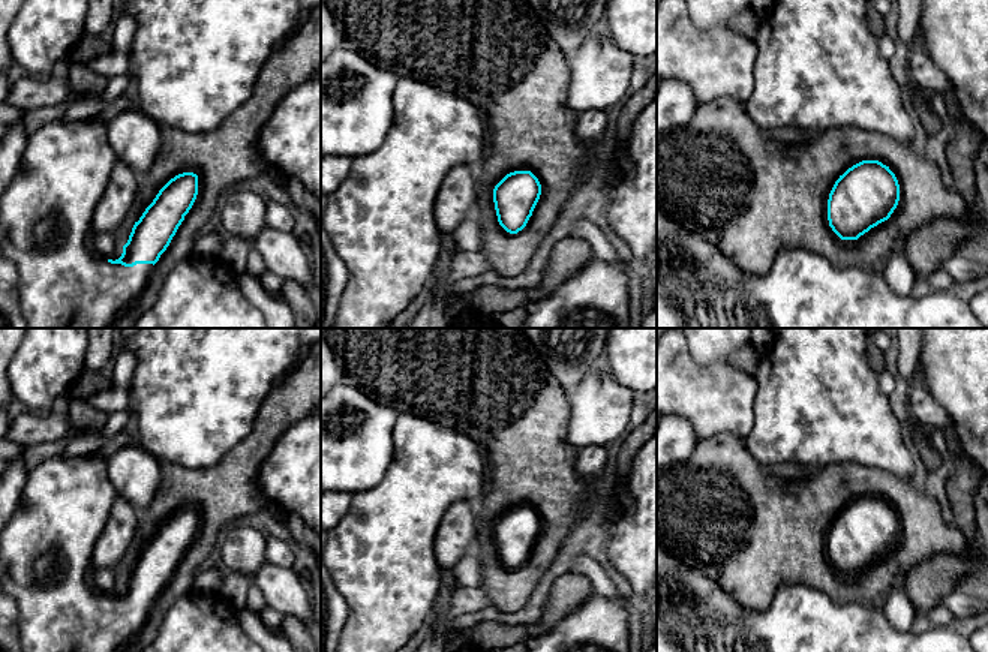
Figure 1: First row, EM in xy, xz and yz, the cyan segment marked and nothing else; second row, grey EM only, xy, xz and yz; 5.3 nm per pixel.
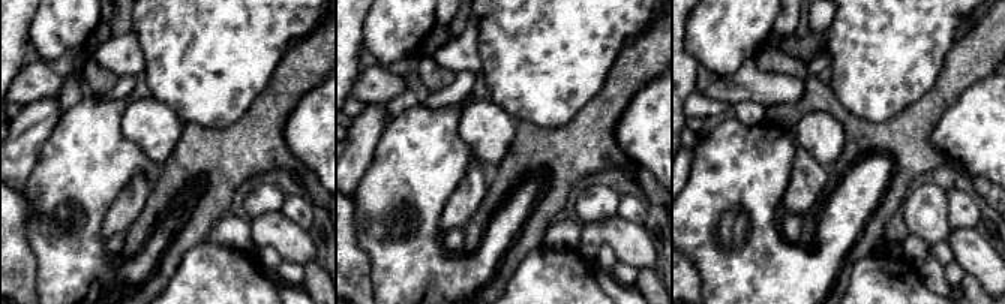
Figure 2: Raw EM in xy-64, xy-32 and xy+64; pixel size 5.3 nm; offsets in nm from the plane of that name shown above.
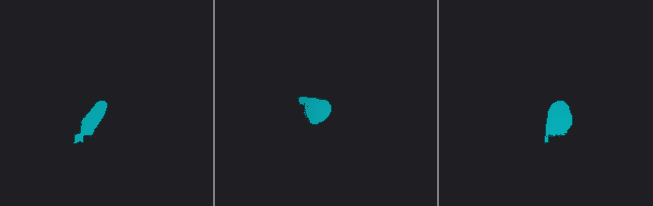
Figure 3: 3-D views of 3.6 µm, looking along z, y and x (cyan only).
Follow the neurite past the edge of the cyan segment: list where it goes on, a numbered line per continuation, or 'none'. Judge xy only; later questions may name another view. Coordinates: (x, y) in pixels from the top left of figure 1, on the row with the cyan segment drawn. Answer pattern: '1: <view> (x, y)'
1: xy (45, 213)

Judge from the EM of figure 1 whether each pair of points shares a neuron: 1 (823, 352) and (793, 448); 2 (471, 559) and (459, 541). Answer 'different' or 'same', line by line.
1: same
2: different

